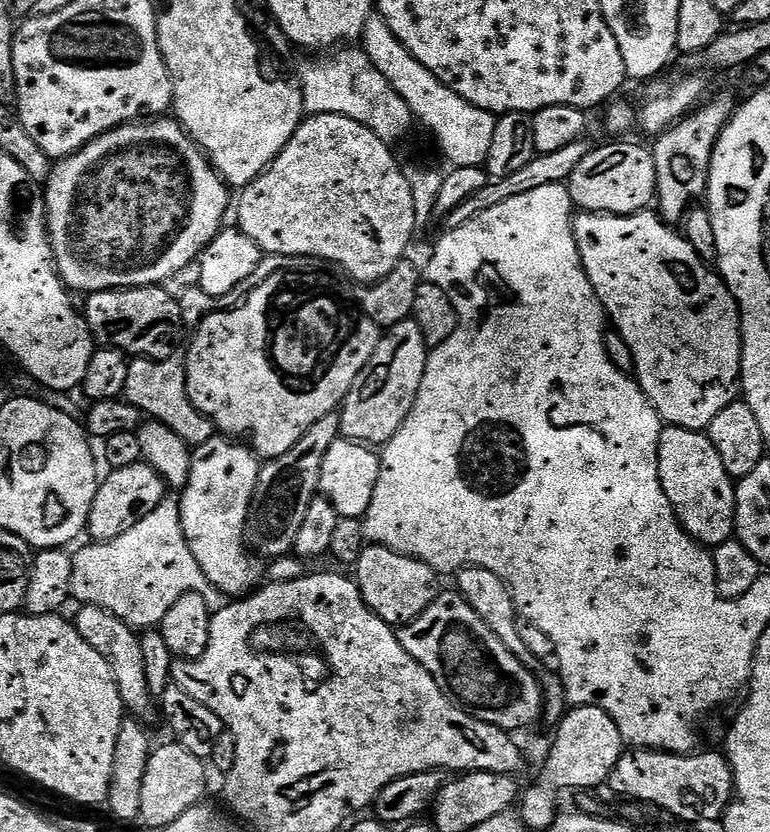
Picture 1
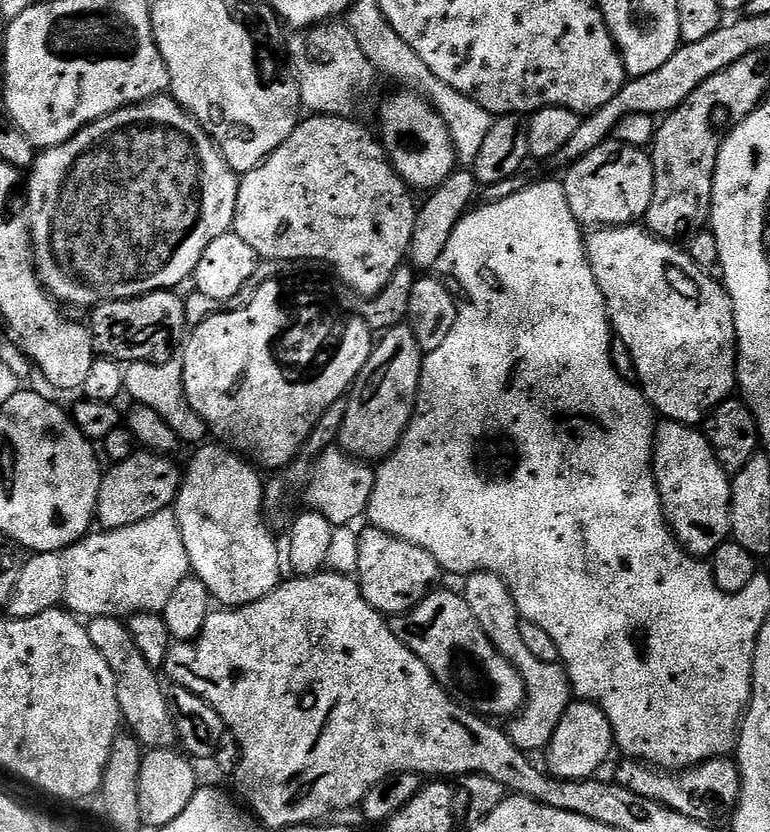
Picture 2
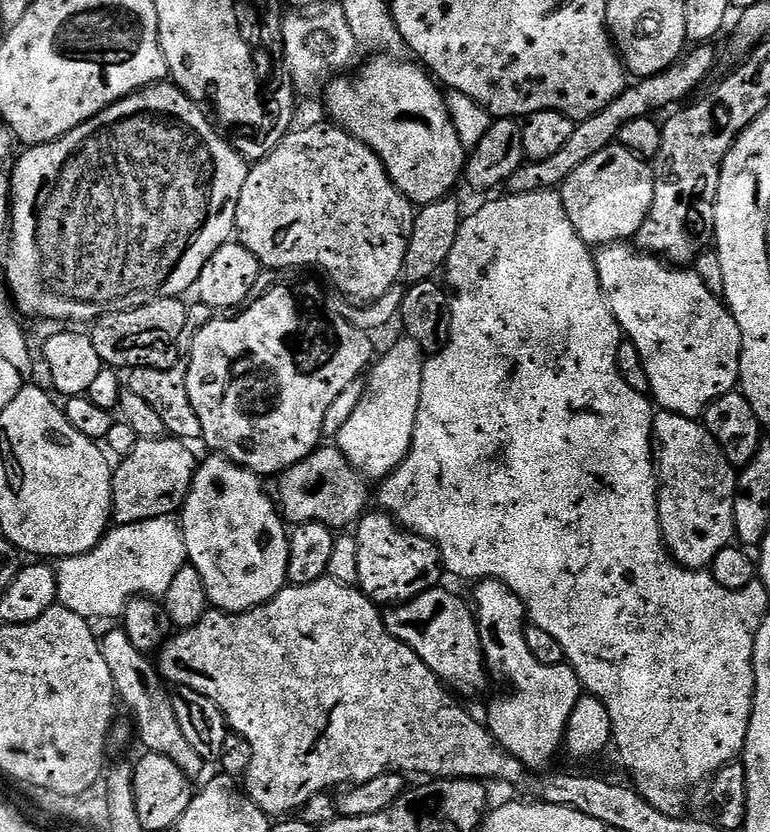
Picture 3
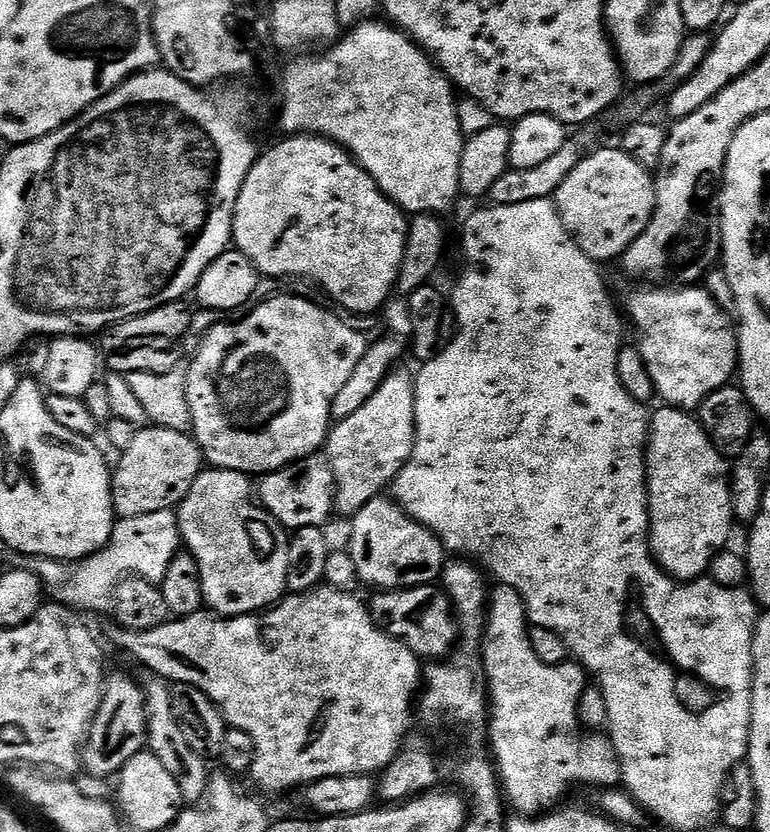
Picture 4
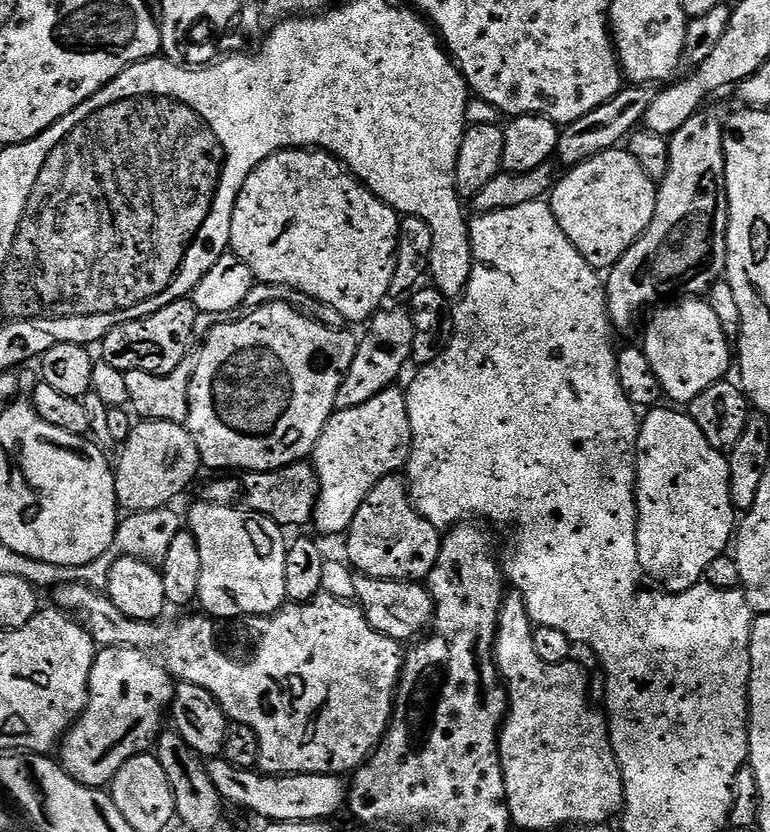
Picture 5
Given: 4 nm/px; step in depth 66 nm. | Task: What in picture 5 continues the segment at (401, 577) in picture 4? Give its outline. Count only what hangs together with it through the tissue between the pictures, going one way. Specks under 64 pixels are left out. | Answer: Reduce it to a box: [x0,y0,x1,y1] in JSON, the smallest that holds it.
[346,475,442,582]

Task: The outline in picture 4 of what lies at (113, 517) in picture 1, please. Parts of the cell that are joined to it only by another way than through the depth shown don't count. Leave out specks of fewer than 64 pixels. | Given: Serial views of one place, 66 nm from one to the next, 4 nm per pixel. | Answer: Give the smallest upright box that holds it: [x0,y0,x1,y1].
[112,426,202,520]

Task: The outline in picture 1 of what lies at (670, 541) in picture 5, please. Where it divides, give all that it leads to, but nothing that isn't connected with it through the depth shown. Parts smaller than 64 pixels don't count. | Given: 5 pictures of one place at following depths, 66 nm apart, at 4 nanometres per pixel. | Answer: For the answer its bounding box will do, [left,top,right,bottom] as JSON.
[658,427,736,546]

